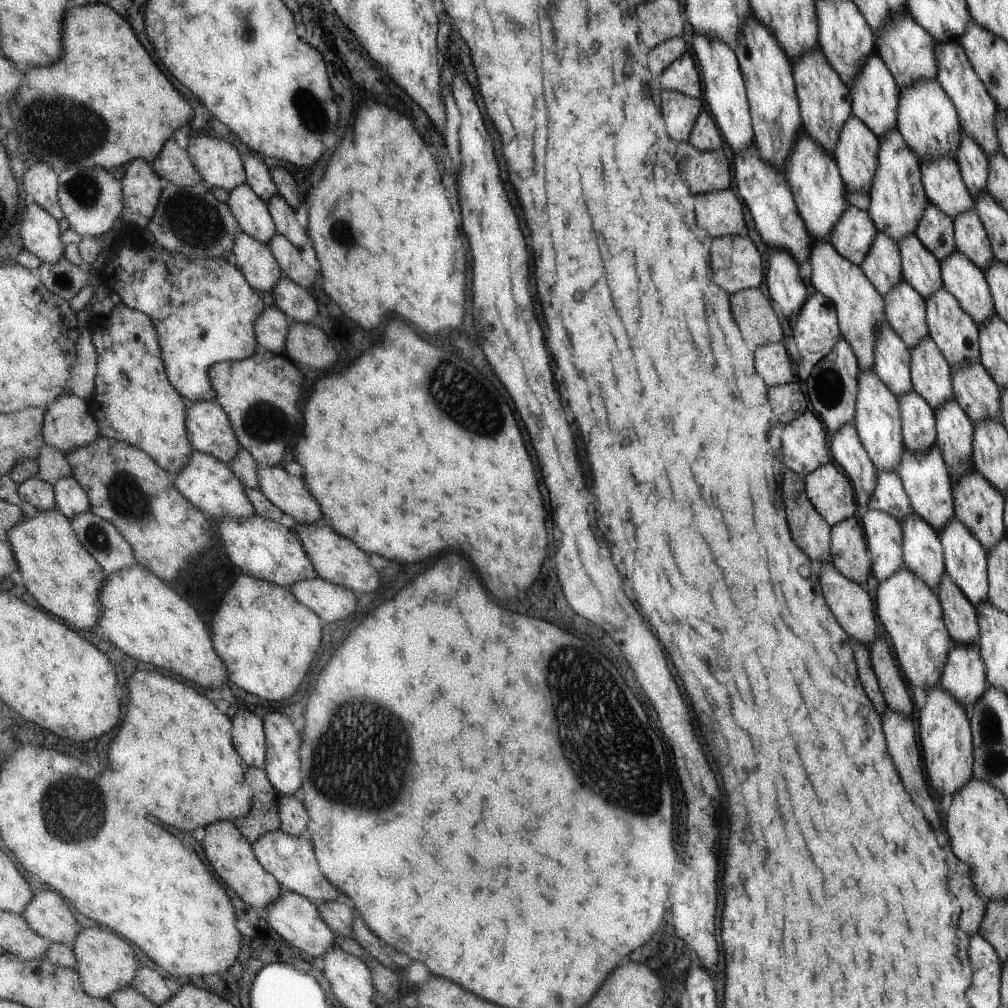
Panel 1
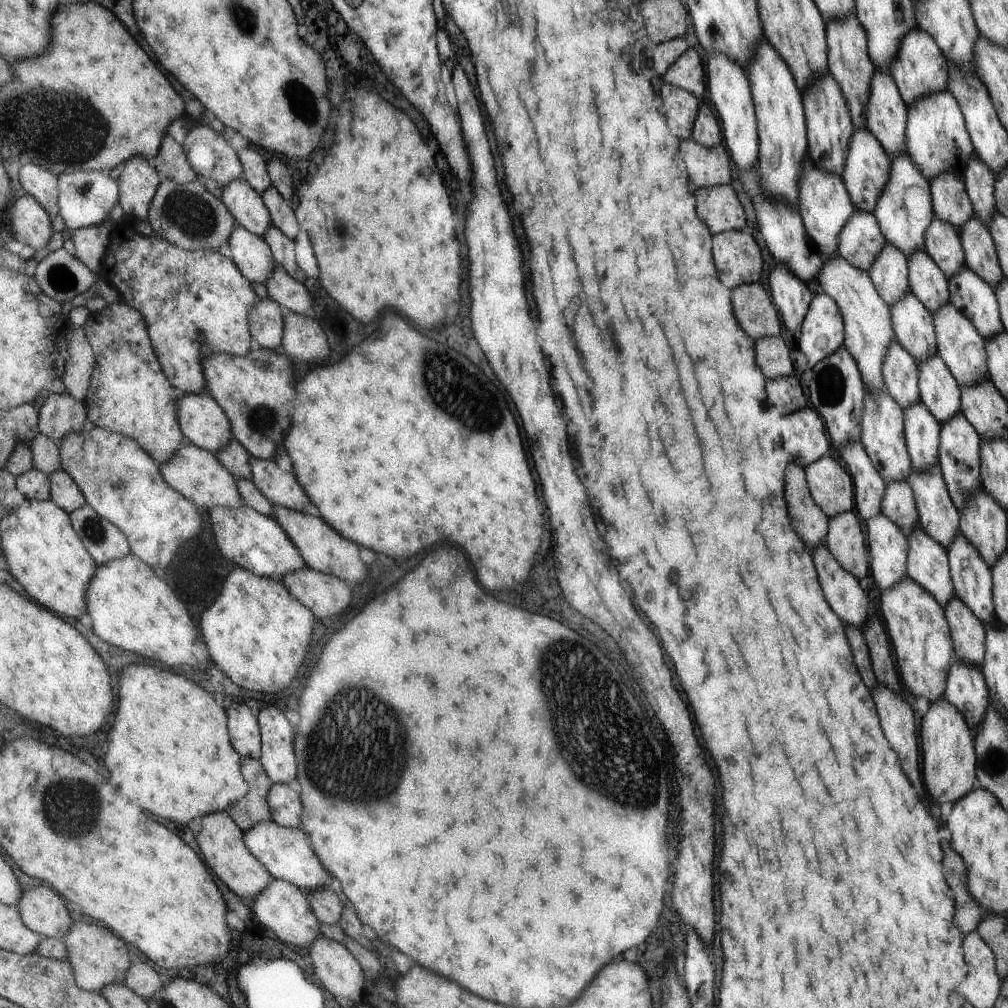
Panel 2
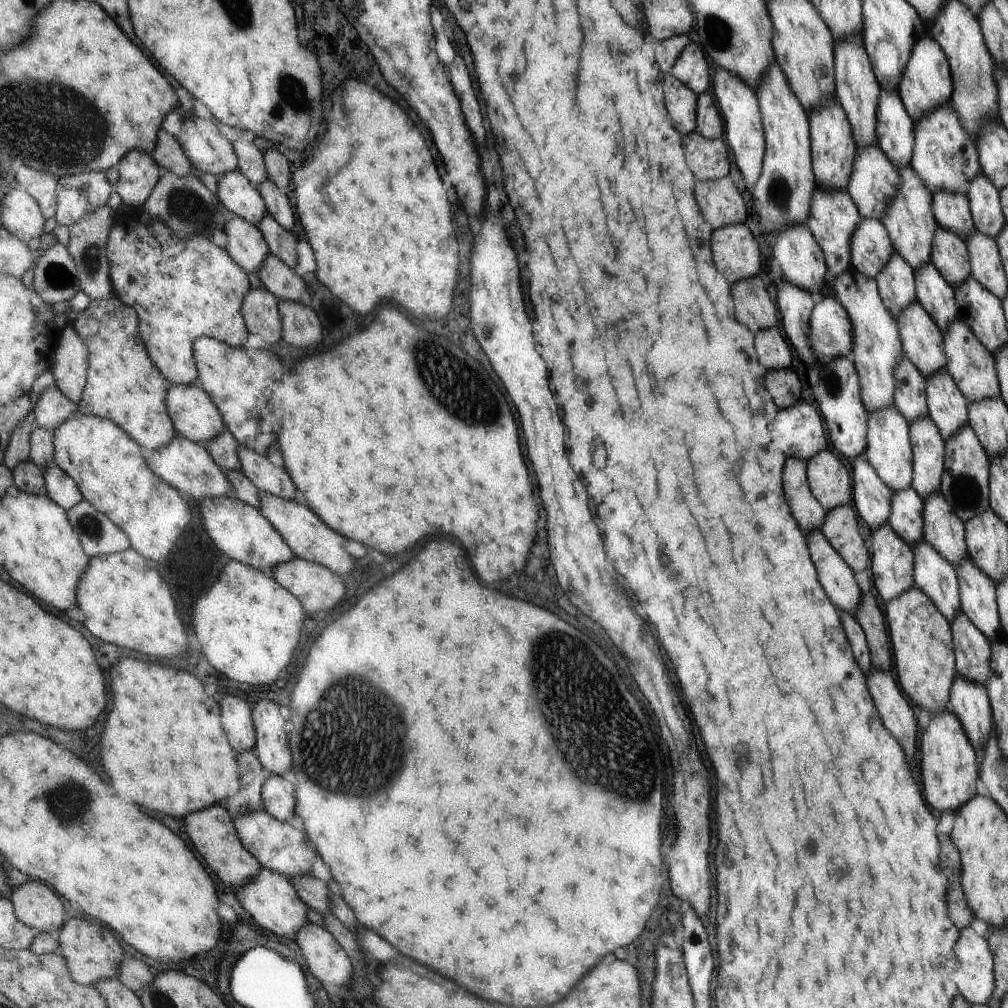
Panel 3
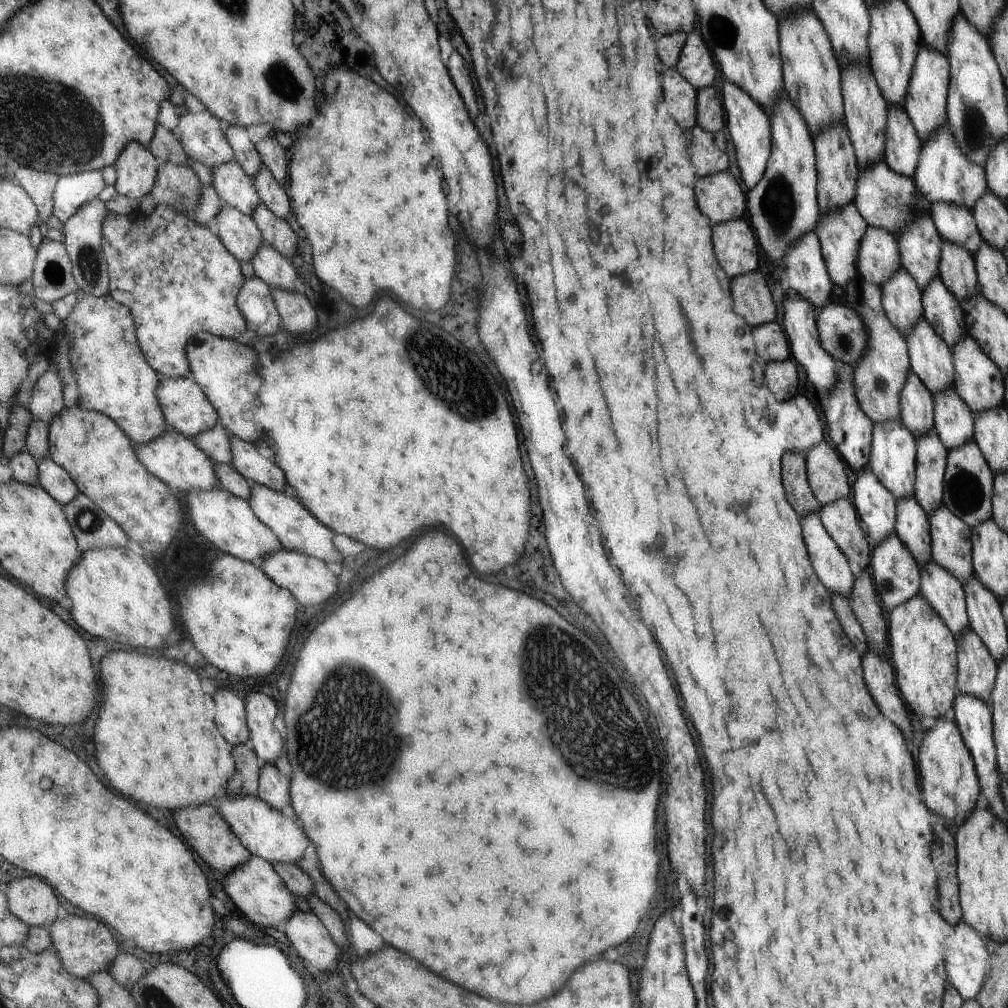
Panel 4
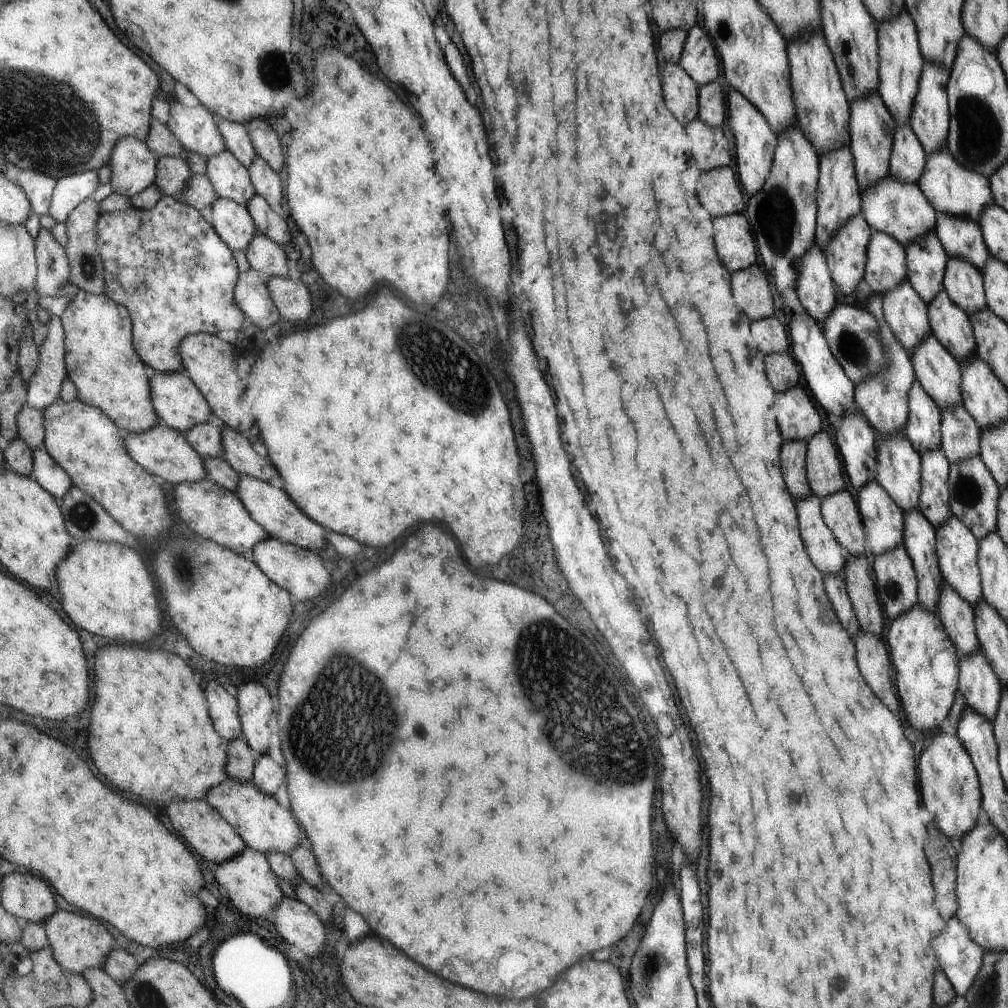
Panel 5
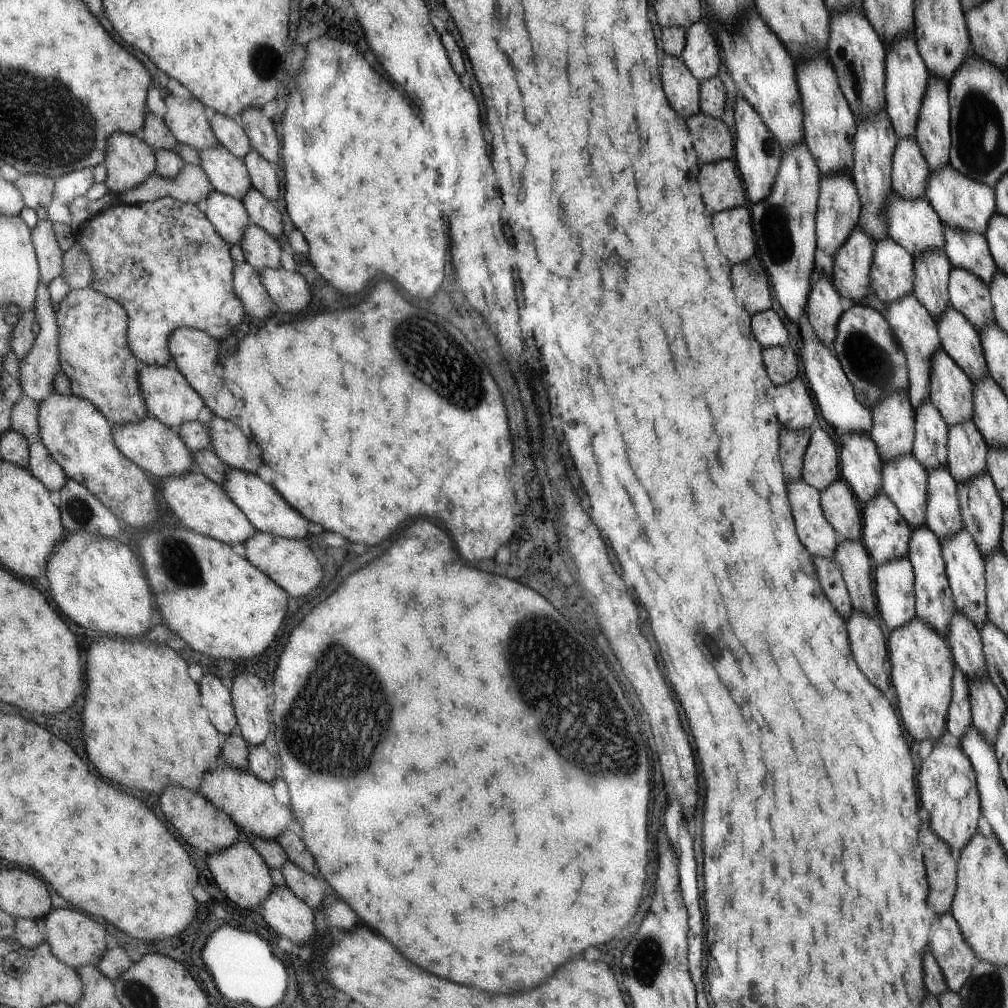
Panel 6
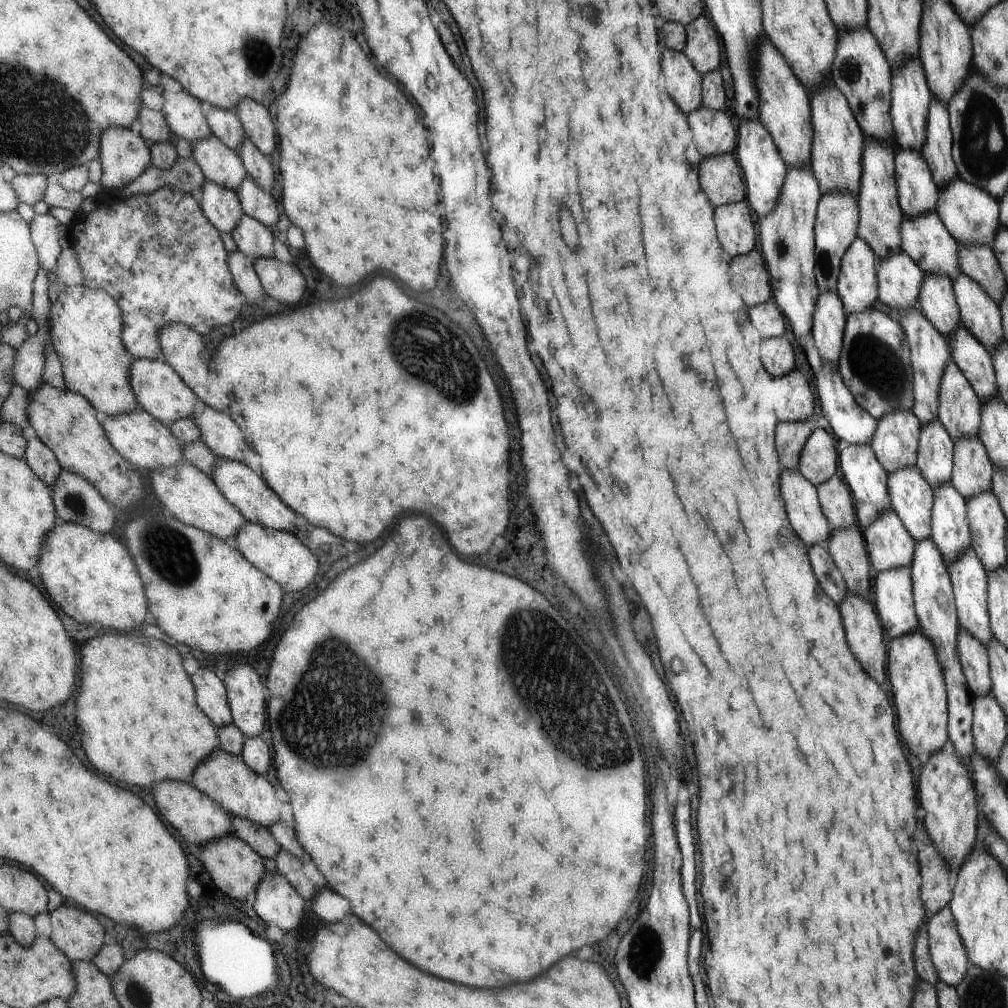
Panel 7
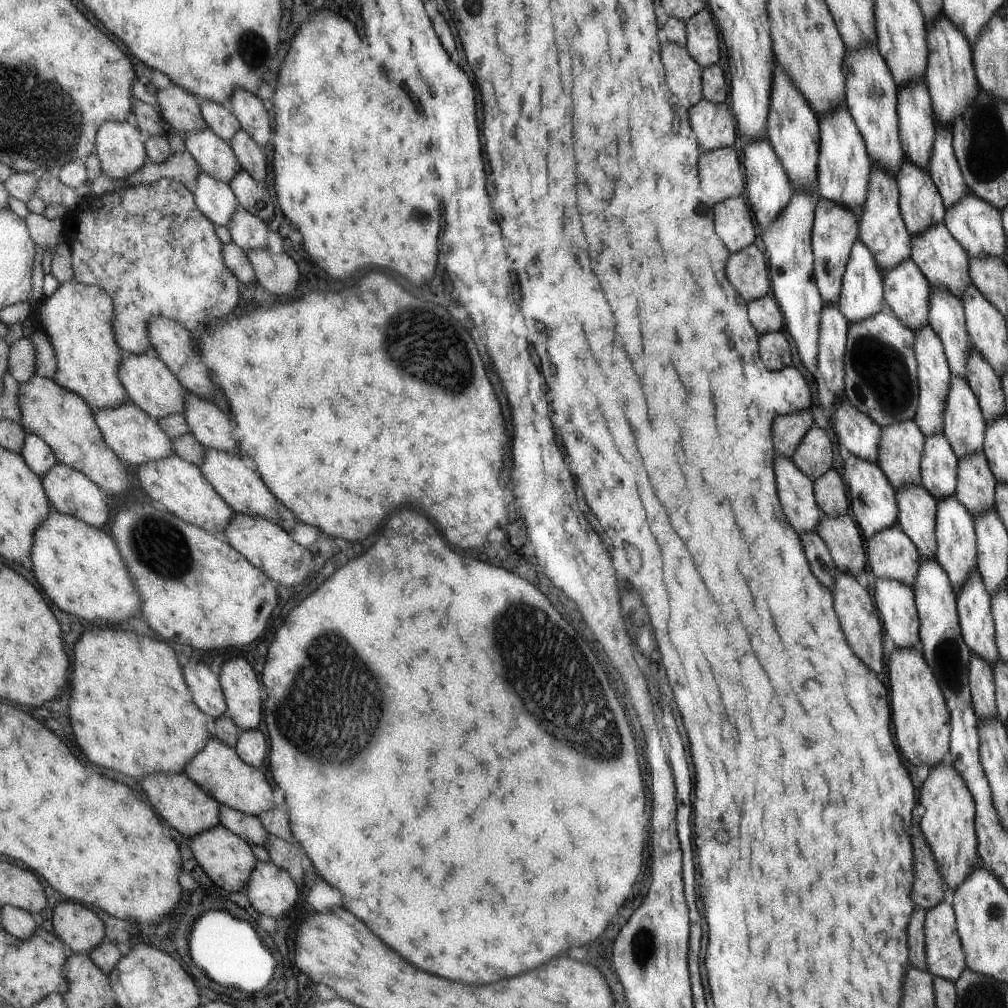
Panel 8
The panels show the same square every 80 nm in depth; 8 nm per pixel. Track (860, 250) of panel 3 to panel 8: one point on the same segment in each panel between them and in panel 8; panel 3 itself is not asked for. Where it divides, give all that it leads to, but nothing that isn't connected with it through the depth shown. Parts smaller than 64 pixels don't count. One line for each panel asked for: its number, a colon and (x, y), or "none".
4: (878, 256)
5: (885, 267)
6: (891, 277)
7: (899, 278)
8: (905, 288)

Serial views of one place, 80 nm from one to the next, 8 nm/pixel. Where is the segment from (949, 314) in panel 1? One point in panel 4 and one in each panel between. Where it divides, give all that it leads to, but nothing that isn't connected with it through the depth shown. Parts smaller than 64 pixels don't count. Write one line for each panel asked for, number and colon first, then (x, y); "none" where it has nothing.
2: (962, 349)
3: (969, 363)
4: (979, 383)

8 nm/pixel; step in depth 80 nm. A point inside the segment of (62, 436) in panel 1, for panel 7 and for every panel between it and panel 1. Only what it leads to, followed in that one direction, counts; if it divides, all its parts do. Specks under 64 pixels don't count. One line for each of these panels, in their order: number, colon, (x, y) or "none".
2: (60, 414)
3: (53, 408)
4: (48, 400)
5: (44, 389)
6: (40, 370)
7: (33, 356)

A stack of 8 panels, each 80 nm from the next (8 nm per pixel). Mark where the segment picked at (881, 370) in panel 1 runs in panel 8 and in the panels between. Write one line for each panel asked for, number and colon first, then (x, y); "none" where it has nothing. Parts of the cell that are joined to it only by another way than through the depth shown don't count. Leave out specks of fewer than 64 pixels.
2: (899, 370)
3: (909, 398)
4: (917, 407)
5: (922, 428)
6: (930, 432)
7: (934, 459)
8: (939, 465)

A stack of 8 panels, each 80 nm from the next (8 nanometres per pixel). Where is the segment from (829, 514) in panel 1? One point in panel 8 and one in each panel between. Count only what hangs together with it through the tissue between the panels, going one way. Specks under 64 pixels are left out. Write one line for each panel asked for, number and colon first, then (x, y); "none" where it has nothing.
2: (829, 486)
3: (829, 483)
4: (827, 479)
5: (823, 470)
6: (819, 470)
7: (818, 462)
8: (813, 455)

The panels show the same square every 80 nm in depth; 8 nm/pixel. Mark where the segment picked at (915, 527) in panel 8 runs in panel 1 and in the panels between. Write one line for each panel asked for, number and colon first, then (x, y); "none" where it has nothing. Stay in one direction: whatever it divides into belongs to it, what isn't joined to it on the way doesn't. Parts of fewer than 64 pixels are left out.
1: (877, 420)
2: (883, 428)
3: (888, 449)
4: (893, 453)
5: (897, 464)
6: (904, 482)
7: (911, 497)

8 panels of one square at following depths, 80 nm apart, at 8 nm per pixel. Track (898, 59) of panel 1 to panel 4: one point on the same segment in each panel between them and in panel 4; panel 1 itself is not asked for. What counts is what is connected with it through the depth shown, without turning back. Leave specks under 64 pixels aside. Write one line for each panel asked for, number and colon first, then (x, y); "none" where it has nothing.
2: (919, 68)
3: (926, 82)
4: (925, 103)

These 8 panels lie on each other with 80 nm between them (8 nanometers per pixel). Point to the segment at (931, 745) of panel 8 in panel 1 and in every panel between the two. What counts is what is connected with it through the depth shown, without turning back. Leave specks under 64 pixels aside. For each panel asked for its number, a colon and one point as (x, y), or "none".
1: (910, 612)
2: (915, 621)
3: (923, 649)
4: (923, 649)
5: (926, 662)
6: (924, 668)
7: (919, 688)

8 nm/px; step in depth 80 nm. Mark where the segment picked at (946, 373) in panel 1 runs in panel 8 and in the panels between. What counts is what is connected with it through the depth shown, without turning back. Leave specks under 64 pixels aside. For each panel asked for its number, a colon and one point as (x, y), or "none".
2: (938, 390)
3: (946, 406)
4: (953, 421)
5: (959, 432)
6: (966, 449)
7: (971, 474)
8: (975, 485)

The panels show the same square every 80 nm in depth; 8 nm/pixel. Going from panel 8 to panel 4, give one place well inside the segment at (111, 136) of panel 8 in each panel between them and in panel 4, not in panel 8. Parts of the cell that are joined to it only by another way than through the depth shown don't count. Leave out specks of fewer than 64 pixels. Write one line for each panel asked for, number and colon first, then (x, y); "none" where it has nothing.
4: (136, 170)
5: (134, 166)
6: (130, 161)
7: (124, 155)

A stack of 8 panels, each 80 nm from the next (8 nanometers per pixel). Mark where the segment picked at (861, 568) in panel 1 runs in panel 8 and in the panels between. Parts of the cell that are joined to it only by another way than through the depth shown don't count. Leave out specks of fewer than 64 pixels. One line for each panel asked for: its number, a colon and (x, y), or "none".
2: (844, 541)
3: (839, 527)
4: (839, 518)
5: (839, 513)
6: (838, 507)
7: (835, 501)
8: (829, 494)

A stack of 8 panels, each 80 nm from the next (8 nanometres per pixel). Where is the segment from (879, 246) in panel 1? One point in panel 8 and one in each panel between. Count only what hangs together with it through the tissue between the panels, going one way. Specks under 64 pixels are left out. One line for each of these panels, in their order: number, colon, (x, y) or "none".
2: (890, 271)
3: (895, 281)
4: (901, 299)
5: (905, 313)
6: (914, 330)
7: (929, 352)
8: (933, 372)

